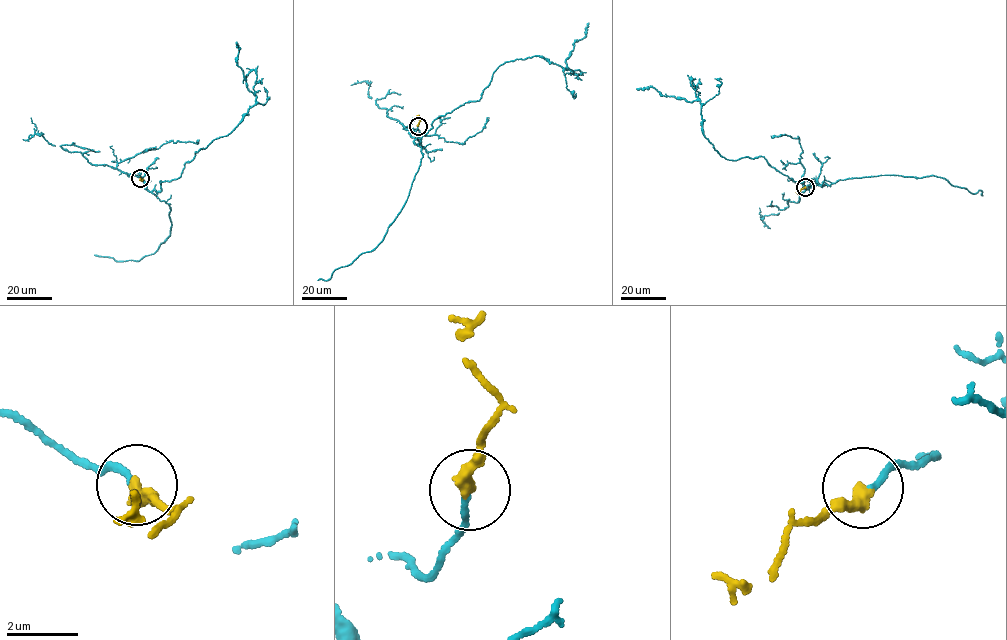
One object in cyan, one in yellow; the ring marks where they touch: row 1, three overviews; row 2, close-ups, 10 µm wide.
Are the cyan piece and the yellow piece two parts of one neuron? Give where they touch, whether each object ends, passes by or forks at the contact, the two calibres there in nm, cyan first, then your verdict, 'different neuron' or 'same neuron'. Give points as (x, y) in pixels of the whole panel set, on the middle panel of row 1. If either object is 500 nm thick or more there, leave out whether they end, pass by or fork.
(418, 126) | cyan ends | yellow ends | 150/380 nm | same neuron

